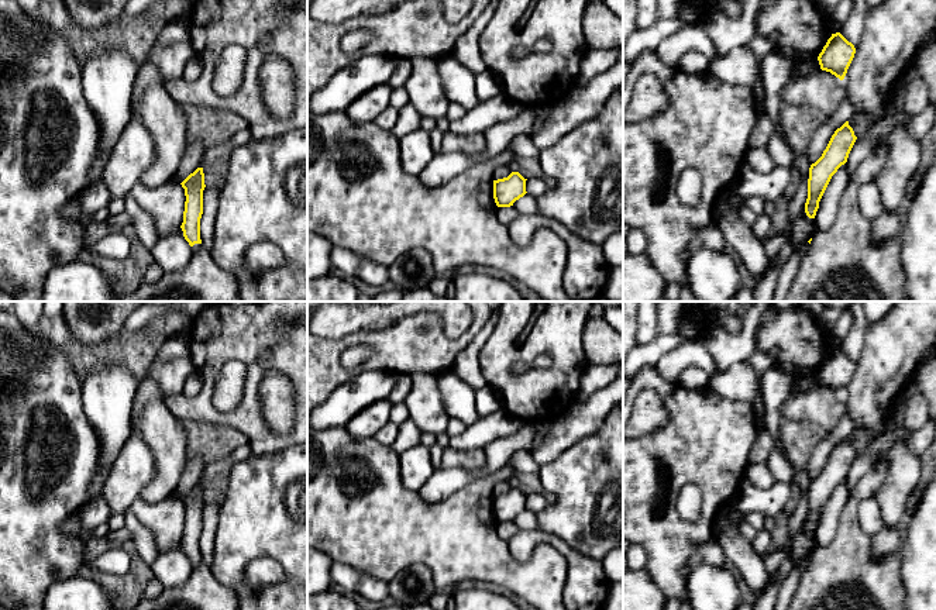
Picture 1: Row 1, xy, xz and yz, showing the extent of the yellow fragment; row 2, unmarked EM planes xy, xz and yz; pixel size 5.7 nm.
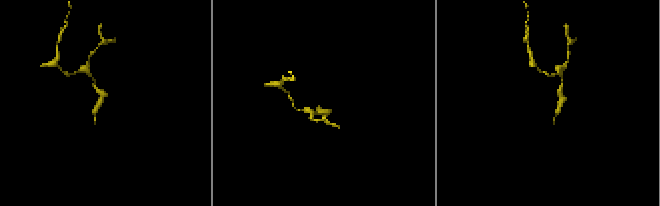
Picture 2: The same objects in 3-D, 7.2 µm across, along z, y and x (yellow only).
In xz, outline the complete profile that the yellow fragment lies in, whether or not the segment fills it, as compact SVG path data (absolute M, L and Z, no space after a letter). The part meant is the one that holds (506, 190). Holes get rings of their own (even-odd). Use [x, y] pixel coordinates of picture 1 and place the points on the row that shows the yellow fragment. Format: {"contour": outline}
{"contour": "M512 172L507 178L493 180L493 199L498 207L510 207L526 192L526 180L519 172Z"}

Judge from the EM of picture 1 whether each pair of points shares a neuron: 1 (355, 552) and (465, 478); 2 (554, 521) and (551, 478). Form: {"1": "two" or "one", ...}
{"1": "two", "2": "one"}

